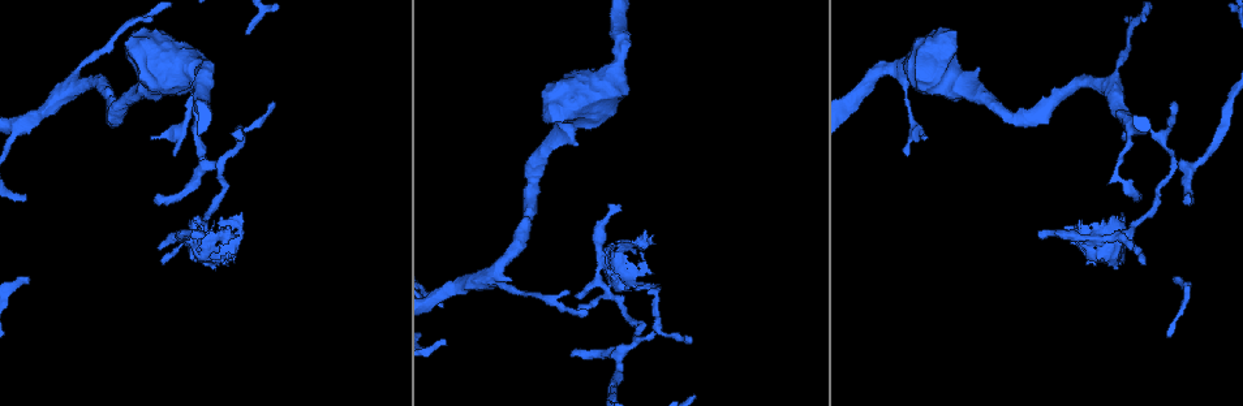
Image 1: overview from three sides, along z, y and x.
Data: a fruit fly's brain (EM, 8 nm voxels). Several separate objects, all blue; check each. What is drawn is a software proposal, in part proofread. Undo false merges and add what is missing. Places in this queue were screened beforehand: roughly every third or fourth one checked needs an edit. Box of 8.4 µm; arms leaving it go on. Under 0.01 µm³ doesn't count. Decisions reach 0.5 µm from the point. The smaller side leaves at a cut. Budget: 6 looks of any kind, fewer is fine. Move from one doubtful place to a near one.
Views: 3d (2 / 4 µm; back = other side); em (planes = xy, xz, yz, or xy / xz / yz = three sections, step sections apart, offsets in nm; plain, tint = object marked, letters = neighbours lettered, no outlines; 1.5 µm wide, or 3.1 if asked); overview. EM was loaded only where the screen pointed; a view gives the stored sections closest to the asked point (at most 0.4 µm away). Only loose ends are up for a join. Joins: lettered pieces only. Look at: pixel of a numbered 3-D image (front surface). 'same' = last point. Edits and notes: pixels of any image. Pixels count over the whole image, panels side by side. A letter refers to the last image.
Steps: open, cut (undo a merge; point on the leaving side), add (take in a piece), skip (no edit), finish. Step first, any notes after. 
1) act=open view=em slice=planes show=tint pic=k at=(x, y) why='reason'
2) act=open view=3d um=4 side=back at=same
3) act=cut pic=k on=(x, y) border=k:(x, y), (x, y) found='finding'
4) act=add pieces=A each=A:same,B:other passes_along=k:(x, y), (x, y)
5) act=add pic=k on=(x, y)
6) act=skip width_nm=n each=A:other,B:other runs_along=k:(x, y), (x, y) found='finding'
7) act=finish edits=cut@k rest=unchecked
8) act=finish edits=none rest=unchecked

act=open view=3d um=4 pic=1 at=(660, 289) why='branch stops here'

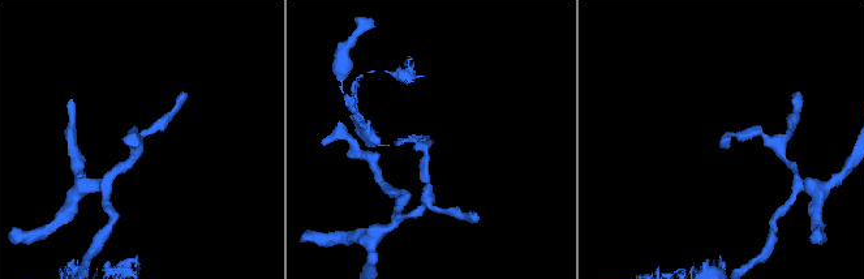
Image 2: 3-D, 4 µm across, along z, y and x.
act=open view=em slice=planes show=letters pic=2 at=(726, 149)

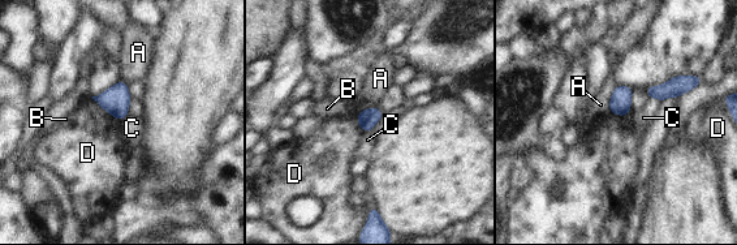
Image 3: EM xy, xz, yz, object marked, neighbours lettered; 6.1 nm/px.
act=skip each=A:other,B:other,C:other,D:other border=3:(649, 97), (655, 97), (660, 102) found='none of them fits'

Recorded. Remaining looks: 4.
act=open view=em slice=planes show=letters pic=1 at=(442, 307) why='tapers out'

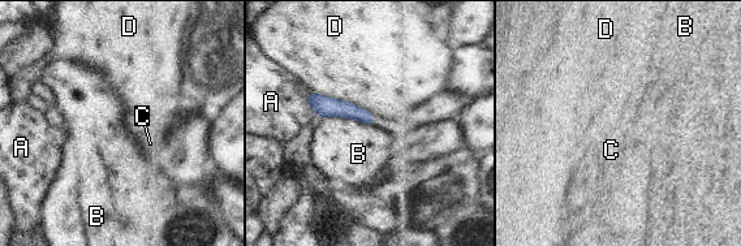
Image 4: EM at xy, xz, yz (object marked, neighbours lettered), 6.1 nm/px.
act=skip width_nm=100 each=A:other,B:other,C:other,D:other border=4:(321, 117), (353, 117), (375, 124) found='none of them fits'

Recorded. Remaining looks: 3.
act=open view=3d um=4 pic=1 at=(908, 155) why='an open end'

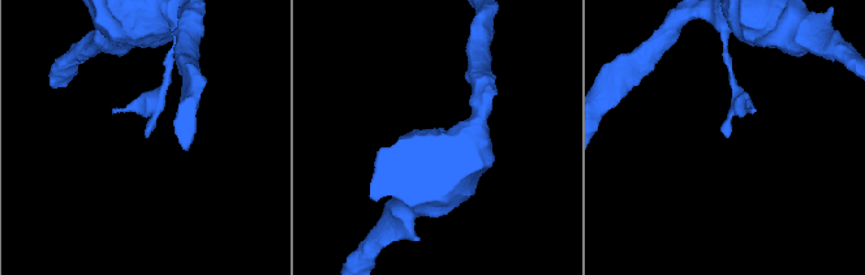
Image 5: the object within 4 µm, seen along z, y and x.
act=open view=em slice=xz step=8 show=letters pic=5 at=(147, 135) why='need the tissue'

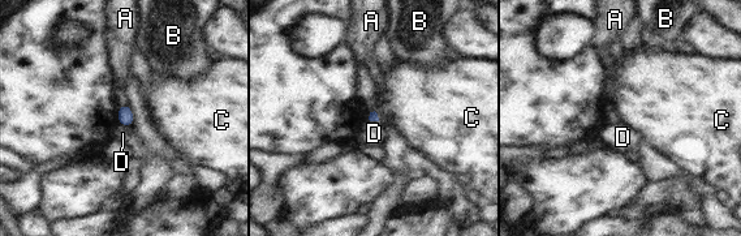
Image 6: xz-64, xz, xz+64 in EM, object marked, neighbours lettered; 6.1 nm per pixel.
act=skip each=A:other,B:other,C:other,D:other border=6:(121, 124), (129, 127) found='no lettered piece goes on from it'

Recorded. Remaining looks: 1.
act=finish edits=none rest=unchecked

